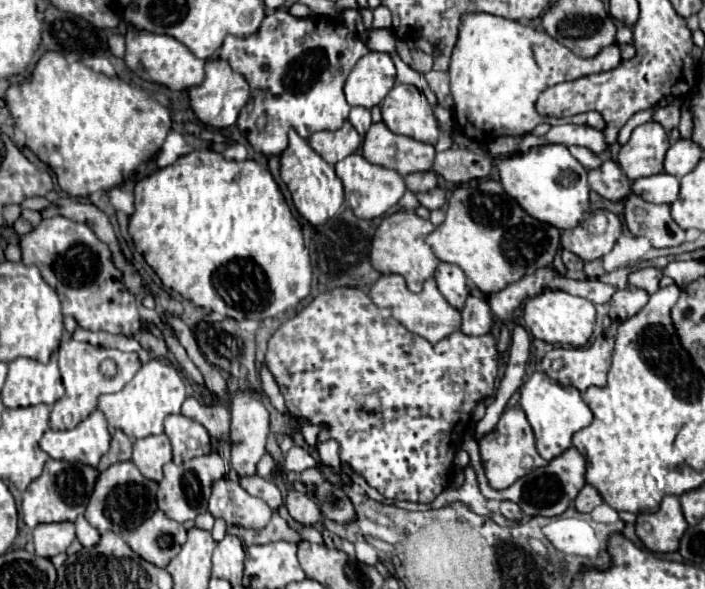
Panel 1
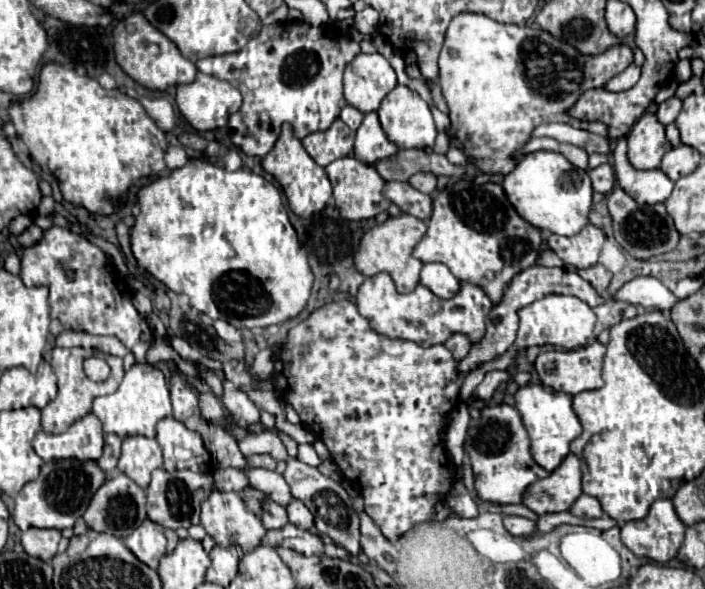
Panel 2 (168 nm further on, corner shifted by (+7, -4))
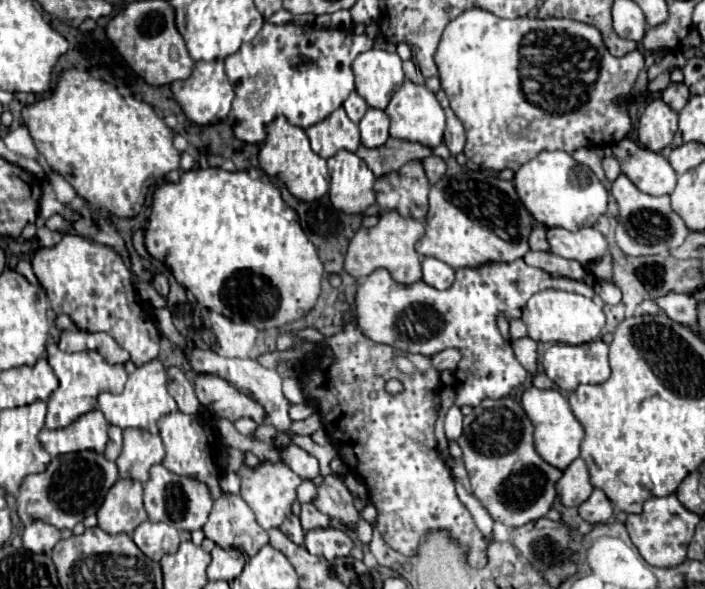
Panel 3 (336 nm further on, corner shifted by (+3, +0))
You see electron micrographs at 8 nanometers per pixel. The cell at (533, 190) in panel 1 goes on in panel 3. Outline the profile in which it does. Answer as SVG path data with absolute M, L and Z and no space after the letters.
M544 151L536 155L516 171L514 185L532 217L546 227L562 227L568 231L592 227L608 209L606 187L590 167L576 163L566 151Z

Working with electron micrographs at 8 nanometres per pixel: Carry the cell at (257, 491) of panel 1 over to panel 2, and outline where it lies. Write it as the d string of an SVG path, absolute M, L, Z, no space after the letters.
M264 501L262 503L262 523L266 529L280 529L288 523L286 509L274 501Z

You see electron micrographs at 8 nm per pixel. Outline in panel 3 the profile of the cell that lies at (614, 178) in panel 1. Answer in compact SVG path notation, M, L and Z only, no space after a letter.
M604 157L602 159L602 167L606 171L606 179L608 181L614 181L622 171L620 171L620 163L614 159L614 157Z

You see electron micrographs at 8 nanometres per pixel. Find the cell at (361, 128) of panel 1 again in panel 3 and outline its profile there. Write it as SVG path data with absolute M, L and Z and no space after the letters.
M352 91L350 97L344 101L344 109L346 109L348 117L350 117L354 123L358 123L360 117L366 113L368 105L366 105L366 101L364 101L356 91Z

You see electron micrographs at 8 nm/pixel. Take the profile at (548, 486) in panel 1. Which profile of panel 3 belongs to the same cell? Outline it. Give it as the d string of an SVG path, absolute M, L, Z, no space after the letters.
M580 457L576 461L572 461L572 465L564 471L556 489L558 489L560 501L566 507L580 507L590 497L594 487L590 483L588 467Z

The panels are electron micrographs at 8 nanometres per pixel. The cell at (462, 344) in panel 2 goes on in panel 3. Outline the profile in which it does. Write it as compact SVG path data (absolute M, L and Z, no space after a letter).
M446 349L432 357L432 367L436 371L454 371L458 361L460 361L460 353L456 349Z

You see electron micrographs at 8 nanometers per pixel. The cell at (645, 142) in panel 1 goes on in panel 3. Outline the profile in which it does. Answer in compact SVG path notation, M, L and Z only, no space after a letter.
M660 97L652 99L638 121L638 139L652 151L662 151L672 143L678 129L678 113L672 111Z

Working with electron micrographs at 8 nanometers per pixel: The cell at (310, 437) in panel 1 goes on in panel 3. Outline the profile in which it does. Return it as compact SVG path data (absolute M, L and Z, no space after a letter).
M286 377L284 379L284 395L288 397L290 403L302 403L304 401L304 393L302 393L302 385L298 377Z

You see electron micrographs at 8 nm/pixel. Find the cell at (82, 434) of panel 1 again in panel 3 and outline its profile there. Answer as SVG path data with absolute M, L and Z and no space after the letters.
M94 409L64 429L42 429L38 439L52 457L84 449L104 453L108 443L108 421L100 410Z

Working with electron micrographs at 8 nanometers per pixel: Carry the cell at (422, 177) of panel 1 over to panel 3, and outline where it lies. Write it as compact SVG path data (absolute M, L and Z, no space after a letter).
M438 155L426 157L426 159L422 161L422 165L424 165L426 175L428 175L428 181L430 181L432 185L446 173L446 163L444 163L444 159L438 157Z

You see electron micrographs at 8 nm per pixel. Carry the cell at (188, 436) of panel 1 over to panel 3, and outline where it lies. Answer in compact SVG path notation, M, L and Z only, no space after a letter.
M174 411L174 413L160 417L158 429L160 429L164 449L166 449L166 457L164 457L162 465L176 475L194 477L194 479L206 483L212 499L218 499L222 495L222 491L218 485L218 467L214 461L214 437L212 437L212 431L206 425L206 421L200 415L186 415L186 413Z

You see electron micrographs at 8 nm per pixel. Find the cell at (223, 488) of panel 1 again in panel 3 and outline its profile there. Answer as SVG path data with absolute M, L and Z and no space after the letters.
M222 493L214 501L202 531L222 549L240 549L250 557L268 543L268 533L256 523L248 503L240 495L230 493Z

